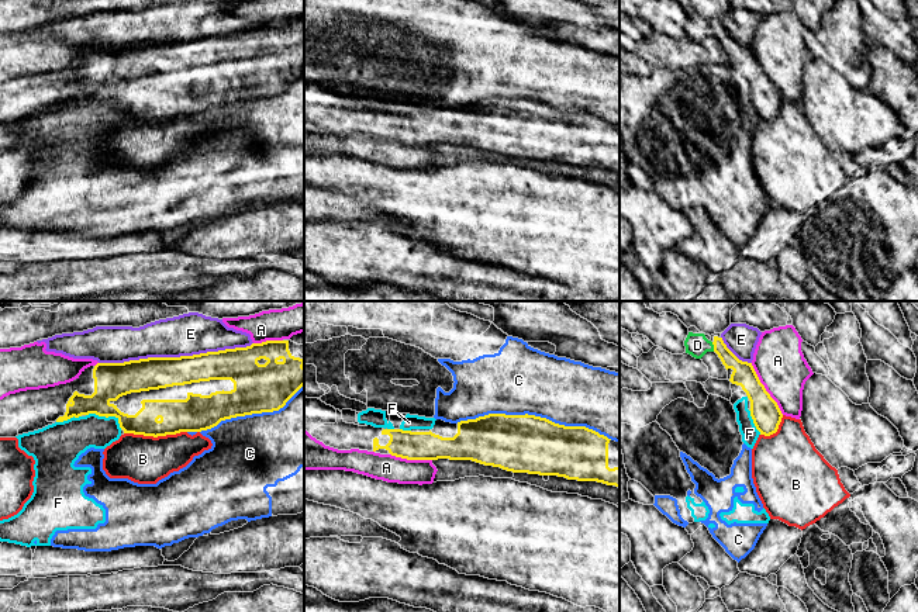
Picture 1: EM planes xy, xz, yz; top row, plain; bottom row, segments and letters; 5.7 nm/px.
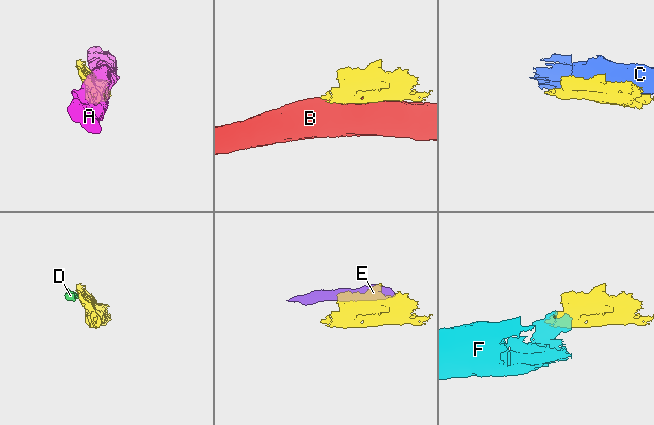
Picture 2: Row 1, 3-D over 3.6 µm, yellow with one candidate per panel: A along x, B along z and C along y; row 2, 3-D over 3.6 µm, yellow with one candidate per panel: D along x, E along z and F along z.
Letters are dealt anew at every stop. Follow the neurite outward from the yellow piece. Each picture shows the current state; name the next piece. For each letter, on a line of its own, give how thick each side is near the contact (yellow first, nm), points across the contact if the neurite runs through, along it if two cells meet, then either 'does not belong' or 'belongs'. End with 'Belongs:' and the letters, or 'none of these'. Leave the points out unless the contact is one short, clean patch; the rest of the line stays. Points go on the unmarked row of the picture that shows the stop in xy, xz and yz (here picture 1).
A: 170 nm thick on the yellow side, 280 nm on the other; does not belong
B: 190 nm thick on the yellow side, 280 nm on the other; does not belong
C: 340 nm thick on the yellow side, 400 nm on the other; does not belong
D: 140 nm thick on the yellow side, 140 nm on the other; border along yz (711, 27), (714, 35); does not belong
E: 190 nm thick on the yellow side, 240 nm on the other; does not belong
F: 200 nm thick on the yellow side, 220 nm on the other; border along xy (86, 99), (114, 102), (121, 113); does not belong
Belongs: none of these

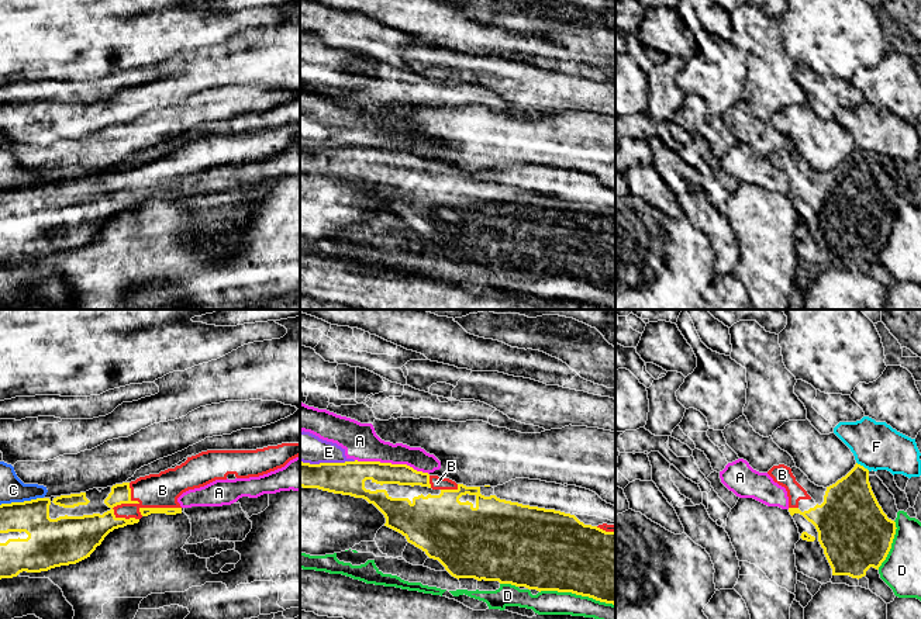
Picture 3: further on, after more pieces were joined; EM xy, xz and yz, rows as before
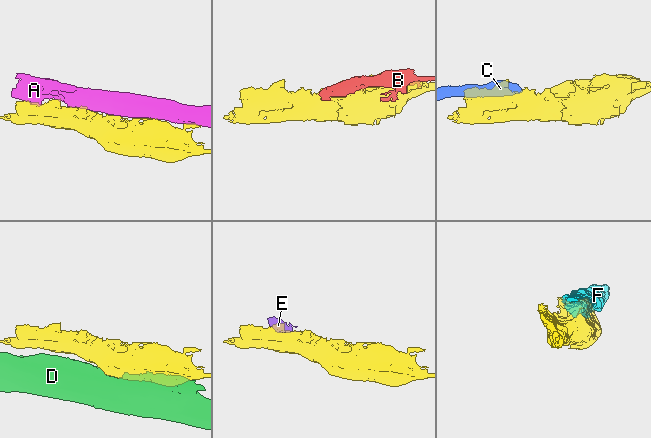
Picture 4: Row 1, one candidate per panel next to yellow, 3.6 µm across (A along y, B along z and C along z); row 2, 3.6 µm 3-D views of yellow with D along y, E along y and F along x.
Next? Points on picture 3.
A: 180 nm thick on the yellow side, 200 nm on the other; border along xz (355, 144), (406, 148), (428, 159); does not belong
B: 170 nm thick on the yellow side, 200 nm on the other; belongs
C: 220 nm thick on the yellow side, 140 nm on the other; does not belong
D: 420 nm thick on the yellow side, 140 nm on the other; does not belong
E: 190 nm thick on the yellow side, 180 nm on the other; border along xz (355, 145), (300, 147); does not belong
F: 320 nm thick on the yellow side, 280 nm on the other; does not belong
Belongs: B

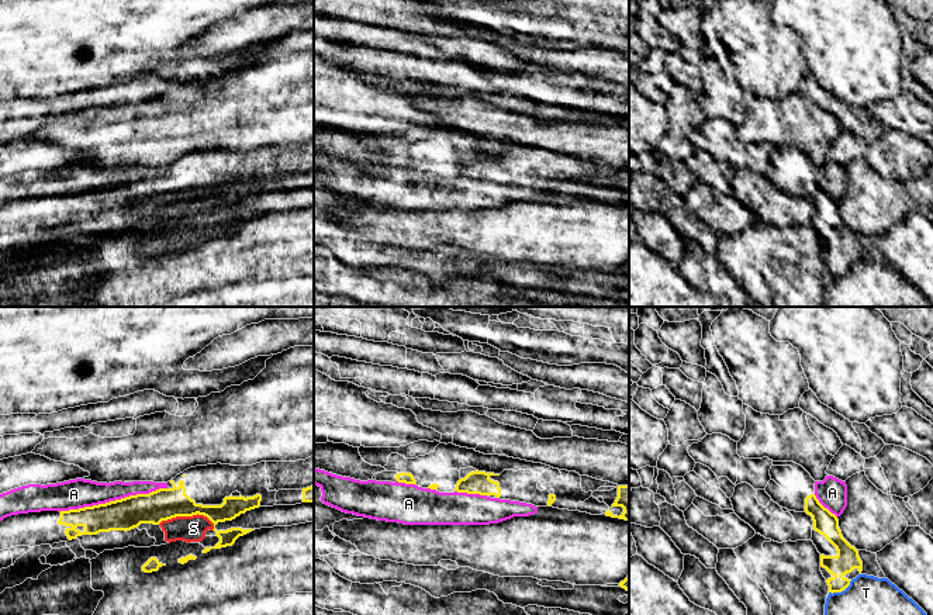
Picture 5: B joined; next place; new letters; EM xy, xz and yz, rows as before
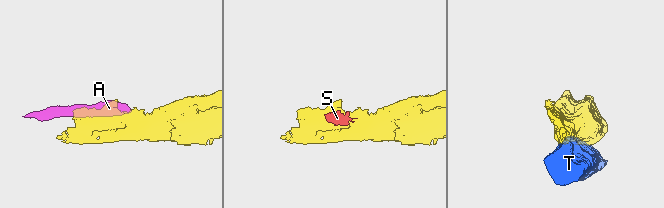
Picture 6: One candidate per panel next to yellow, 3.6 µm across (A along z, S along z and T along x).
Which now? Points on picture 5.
A: 190 nm thick on the yellow side, 170 nm on the other; does not belong
S: 180 nm thick on the yellow side, 140 nm on the other; border along xy (158, 208), (176, 201), (203, 199), (214, 213); does not belong
T: 140 nm thick on the yellow side, 480 nm on the other; does not belong
Belongs: none of these

